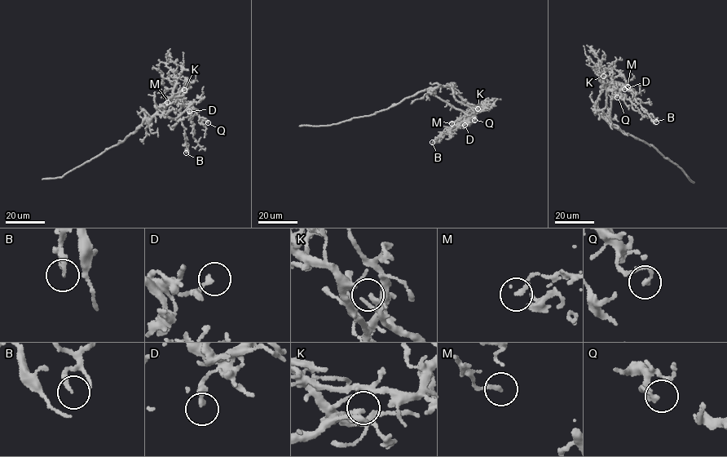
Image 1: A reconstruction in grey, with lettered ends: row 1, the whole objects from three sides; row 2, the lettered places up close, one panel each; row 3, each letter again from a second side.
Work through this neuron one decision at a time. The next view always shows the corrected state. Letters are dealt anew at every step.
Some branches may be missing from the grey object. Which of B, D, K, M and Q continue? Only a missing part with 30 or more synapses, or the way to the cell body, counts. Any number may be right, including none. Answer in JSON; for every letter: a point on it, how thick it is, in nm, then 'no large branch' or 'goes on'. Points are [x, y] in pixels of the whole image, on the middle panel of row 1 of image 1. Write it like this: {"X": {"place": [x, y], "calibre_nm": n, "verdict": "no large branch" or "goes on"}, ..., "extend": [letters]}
{"B": {"place": [432, 142], "calibre_nm": 200, "verdict": "no large branch"}, "D": {"place": [464, 125], "calibre_nm": 200, "verdict": "no large branch"}, "K": {"place": [478, 108], "calibre_nm": 220, "verdict": "no large branch"}, "M": {"place": [451, 123], "calibre_nm": 160, "verdict": "no large branch"}, "Q": {"place": [474, 120], "calibre_nm": 170, "verdict": "no large branch"}, "extend": []}

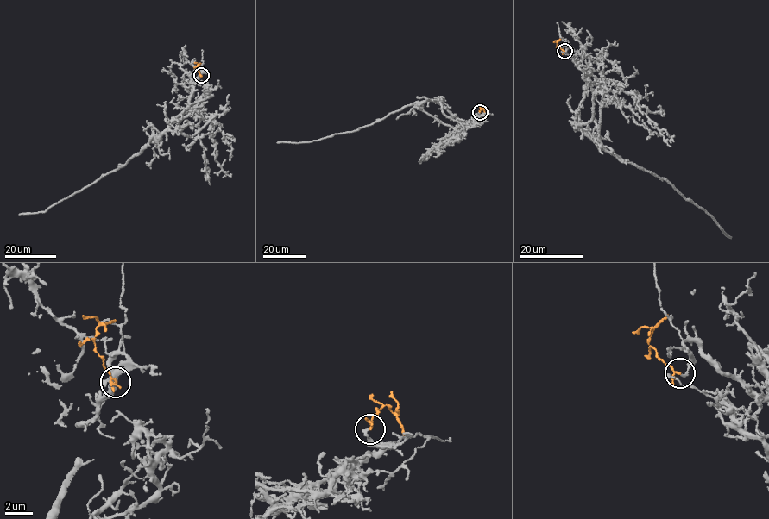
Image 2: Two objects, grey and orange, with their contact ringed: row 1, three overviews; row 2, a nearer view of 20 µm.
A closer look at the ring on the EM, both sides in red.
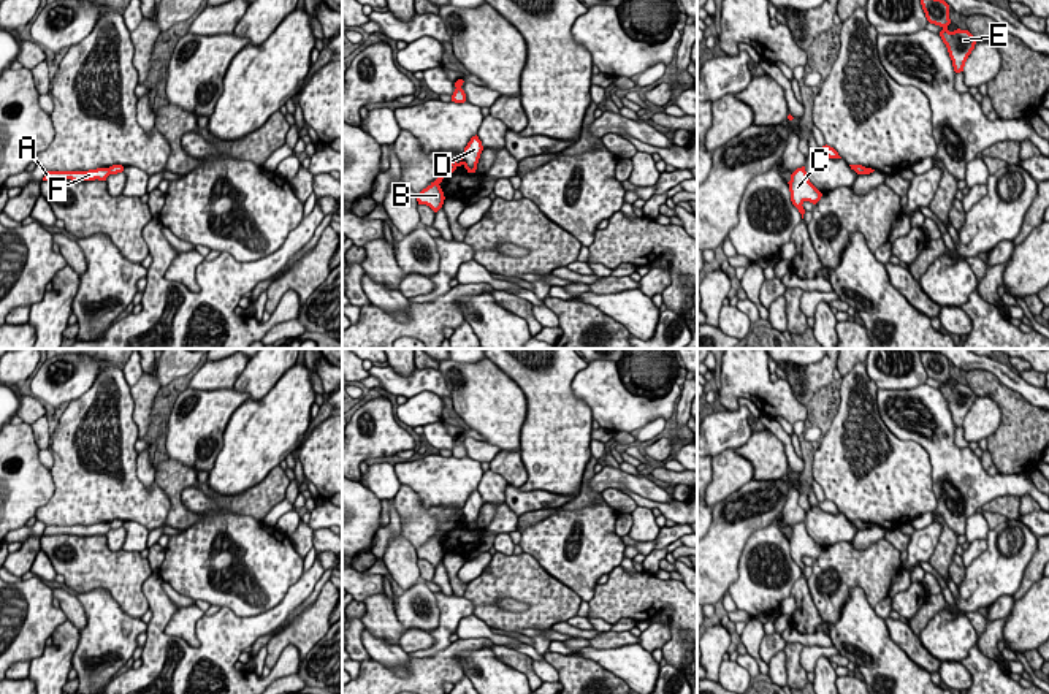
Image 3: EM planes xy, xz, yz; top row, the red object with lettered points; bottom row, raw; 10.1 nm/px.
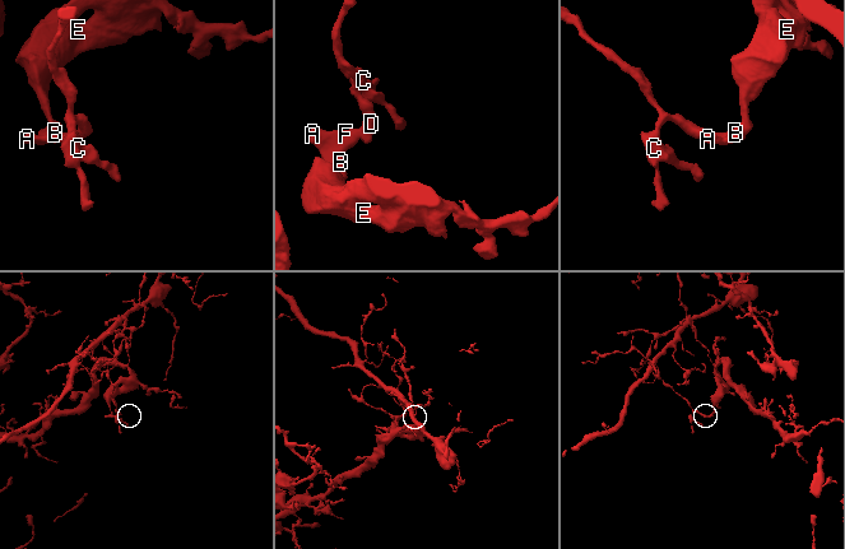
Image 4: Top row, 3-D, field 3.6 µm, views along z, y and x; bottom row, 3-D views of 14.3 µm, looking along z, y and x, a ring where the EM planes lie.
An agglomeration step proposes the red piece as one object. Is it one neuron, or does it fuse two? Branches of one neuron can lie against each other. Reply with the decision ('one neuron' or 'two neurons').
two neurons

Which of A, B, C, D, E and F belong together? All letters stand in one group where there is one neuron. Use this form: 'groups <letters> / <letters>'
groups A B E F / C D

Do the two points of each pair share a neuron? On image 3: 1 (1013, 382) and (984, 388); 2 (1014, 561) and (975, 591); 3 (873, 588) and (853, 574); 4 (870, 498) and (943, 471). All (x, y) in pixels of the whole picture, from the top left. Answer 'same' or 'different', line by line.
1: different
2: same
3: same
4: different

